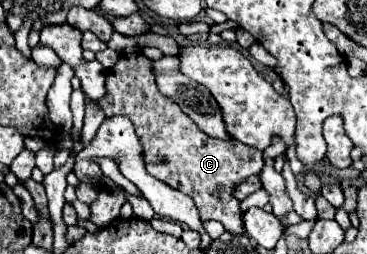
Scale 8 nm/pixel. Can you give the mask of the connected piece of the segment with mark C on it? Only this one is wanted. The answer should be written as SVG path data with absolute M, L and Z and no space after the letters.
M134 51L122 55L120 61L108 71L106 87L108 95L98 103L102 105L106 117L124 115L134 123L136 135L144 145L148 173L192 197L200 211L200 219L220 221L228 233L242 235L242 211L240 203L232 197L232 189L240 183L240 179L260 173L260 167L264 167L262 153L256 151L256 147L248 147L236 139L212 139L200 131L198 125L188 119L180 107L176 107L176 103L160 95L150 69L150 59L142 53Z

